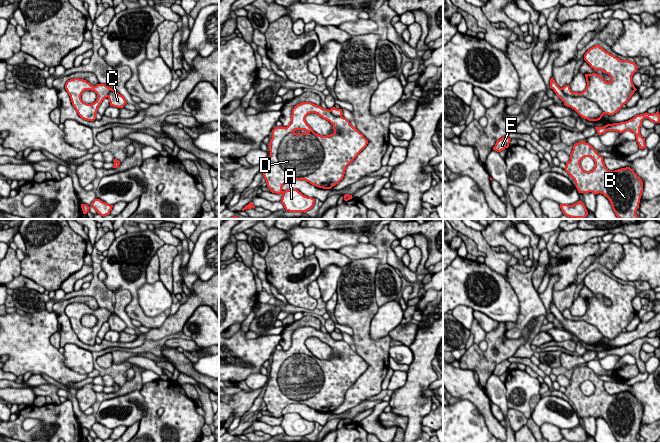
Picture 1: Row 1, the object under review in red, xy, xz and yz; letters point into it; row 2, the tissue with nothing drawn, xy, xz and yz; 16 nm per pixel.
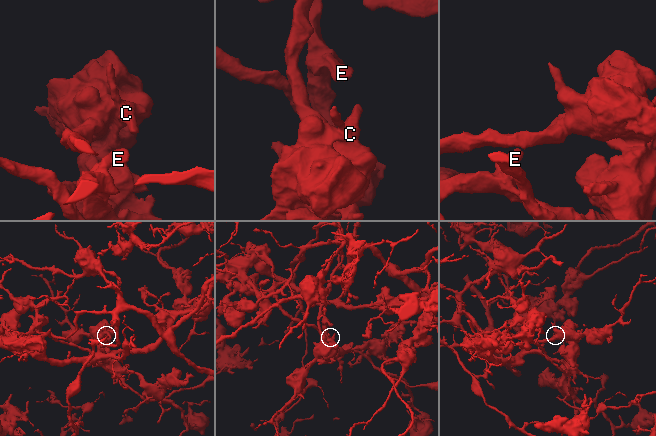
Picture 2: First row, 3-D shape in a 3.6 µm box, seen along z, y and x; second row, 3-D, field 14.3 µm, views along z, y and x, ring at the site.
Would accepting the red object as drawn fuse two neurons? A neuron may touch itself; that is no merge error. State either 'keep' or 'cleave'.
cleave

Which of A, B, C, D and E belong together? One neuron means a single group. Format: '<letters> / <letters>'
A B C E / D

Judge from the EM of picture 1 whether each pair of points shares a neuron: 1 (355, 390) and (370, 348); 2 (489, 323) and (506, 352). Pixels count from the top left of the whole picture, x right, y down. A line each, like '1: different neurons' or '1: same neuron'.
1: same neuron
2: different neurons

